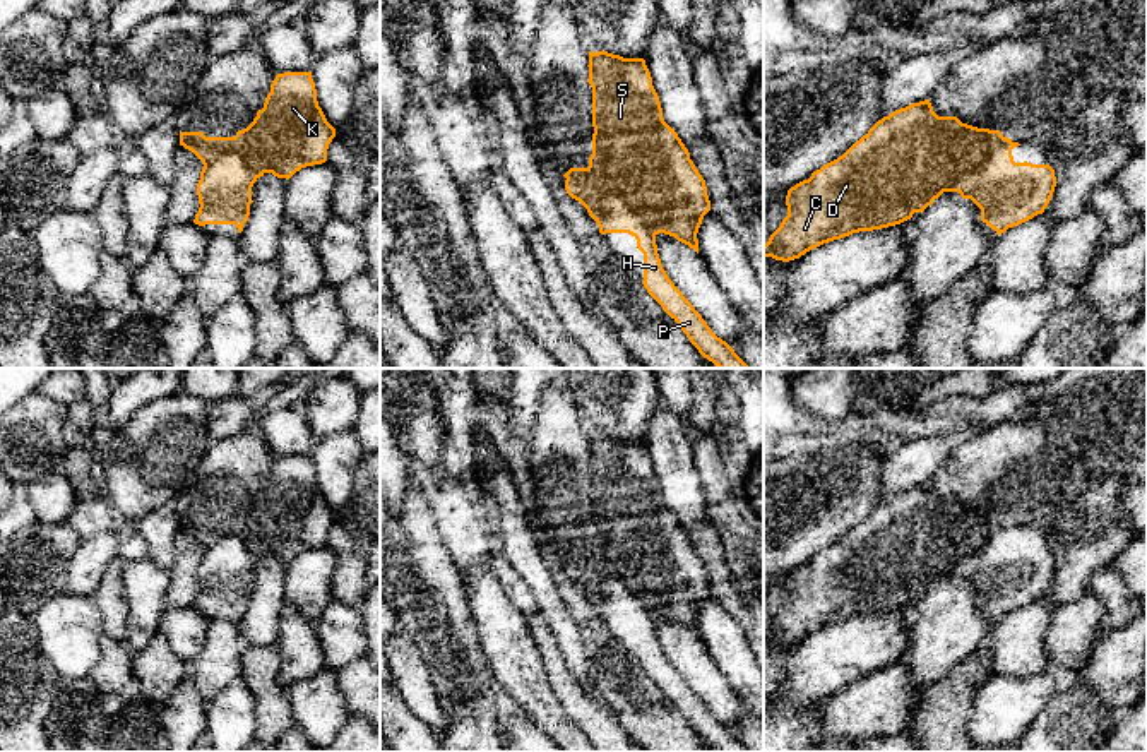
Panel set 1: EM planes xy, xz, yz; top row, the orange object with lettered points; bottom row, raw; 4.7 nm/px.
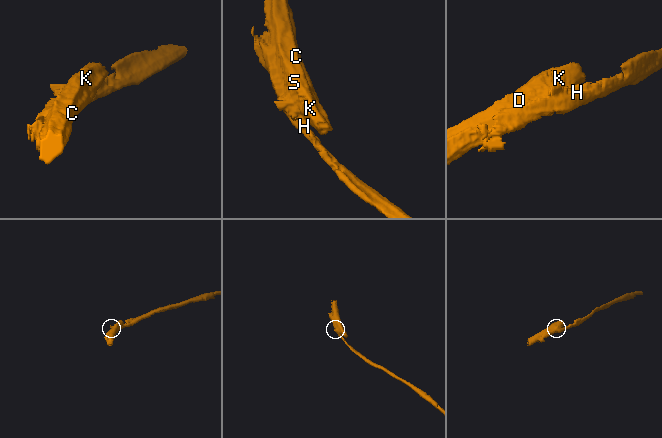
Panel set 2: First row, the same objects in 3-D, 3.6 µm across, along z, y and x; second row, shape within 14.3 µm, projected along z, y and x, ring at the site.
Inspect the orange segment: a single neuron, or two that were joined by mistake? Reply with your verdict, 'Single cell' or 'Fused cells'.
Fused cells

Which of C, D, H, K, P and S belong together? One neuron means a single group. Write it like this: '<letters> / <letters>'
C D K S / H P

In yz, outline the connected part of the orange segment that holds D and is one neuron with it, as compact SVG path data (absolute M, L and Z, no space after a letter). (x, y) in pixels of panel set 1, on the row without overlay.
M930 483L895 493L842 540L787 574L787 600L764 629L764 641L789 646L853 617L900 608L943 576L971 576L979 546L1000 528L1012 528L1012 522L1000 514L962 507L957 500L938 500Z

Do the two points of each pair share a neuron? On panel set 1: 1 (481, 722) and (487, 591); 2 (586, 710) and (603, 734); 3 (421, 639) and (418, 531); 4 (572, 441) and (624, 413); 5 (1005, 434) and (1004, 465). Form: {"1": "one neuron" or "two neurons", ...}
{"1": "two neurons", "2": "one neuron", "3": "one neuron", "4": "two neurons", "5": "one neuron"}

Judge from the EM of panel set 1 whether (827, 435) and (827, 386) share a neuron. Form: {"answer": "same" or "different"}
{"answer": "same"}

